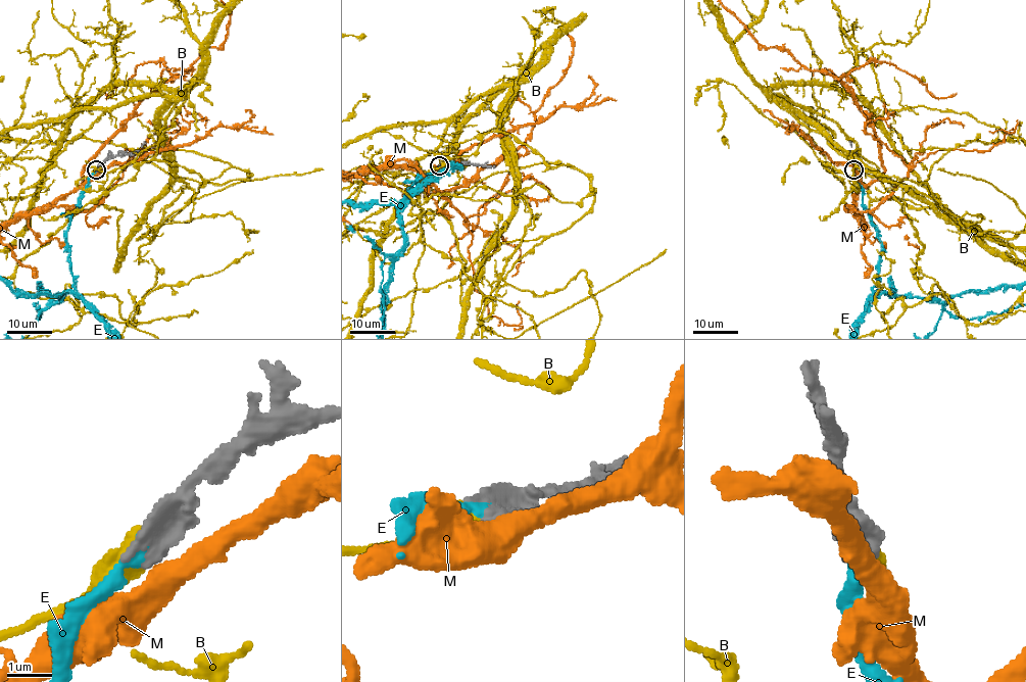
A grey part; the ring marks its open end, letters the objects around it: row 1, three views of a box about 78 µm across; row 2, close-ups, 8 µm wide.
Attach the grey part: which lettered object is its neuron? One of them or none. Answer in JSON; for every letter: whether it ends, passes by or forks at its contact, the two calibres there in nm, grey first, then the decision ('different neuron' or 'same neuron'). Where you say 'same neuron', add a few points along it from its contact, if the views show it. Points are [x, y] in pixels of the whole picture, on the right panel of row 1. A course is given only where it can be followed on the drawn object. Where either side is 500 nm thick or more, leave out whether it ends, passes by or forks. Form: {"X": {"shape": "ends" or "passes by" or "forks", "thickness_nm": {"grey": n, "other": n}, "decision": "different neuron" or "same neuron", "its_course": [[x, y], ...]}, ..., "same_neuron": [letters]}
{"B": {"thickness_nm": {"grey": 700, "other": 600}, "decision": "different neuron"}, "E": {"thickness_nm": {"grey": 700, "other": 280}, "decision": "same neuron"}, "M": {"thickness_nm": {"grey": 600, "other": 480}, "decision": "different neuron"}, "same_neuron": ["E"]}

